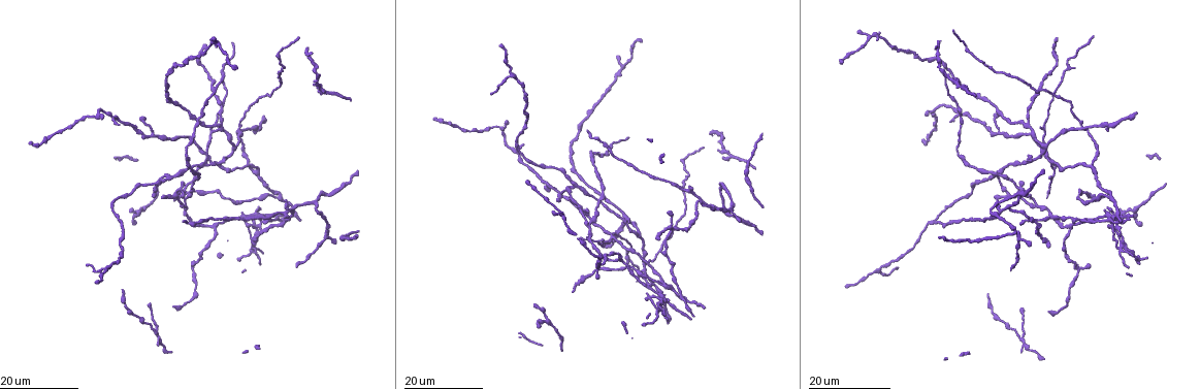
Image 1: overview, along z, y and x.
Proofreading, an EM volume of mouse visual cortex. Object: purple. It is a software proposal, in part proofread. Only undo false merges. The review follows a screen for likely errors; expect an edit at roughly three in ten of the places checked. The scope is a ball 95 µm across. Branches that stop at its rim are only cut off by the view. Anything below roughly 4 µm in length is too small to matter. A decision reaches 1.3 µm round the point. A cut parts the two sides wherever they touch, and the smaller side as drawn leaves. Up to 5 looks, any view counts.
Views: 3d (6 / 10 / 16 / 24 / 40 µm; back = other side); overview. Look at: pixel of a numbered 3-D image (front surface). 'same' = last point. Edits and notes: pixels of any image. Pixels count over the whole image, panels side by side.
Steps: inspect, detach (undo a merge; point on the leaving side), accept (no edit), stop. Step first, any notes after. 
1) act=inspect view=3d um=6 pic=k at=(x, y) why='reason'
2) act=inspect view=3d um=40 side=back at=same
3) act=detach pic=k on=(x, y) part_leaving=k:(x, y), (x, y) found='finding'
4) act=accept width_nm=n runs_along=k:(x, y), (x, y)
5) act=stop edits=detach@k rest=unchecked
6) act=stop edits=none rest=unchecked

act=inspect view=3d um=16 pic=1 at=(1047, 156) why='looks like a crossing'

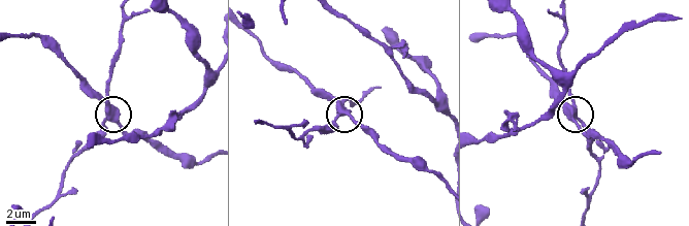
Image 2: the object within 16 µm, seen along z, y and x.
act=inspect view=3d um=10 pic=2 at=(338, 111)

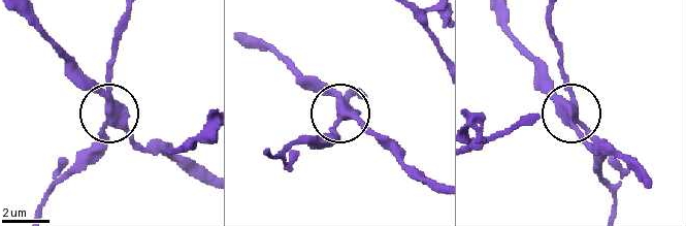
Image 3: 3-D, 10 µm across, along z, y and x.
act=detach pic=3 on=(103, 139) arms=4 found='two neurons meet here'

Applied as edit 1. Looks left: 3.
act=inspect view=overview why='see it whole again'

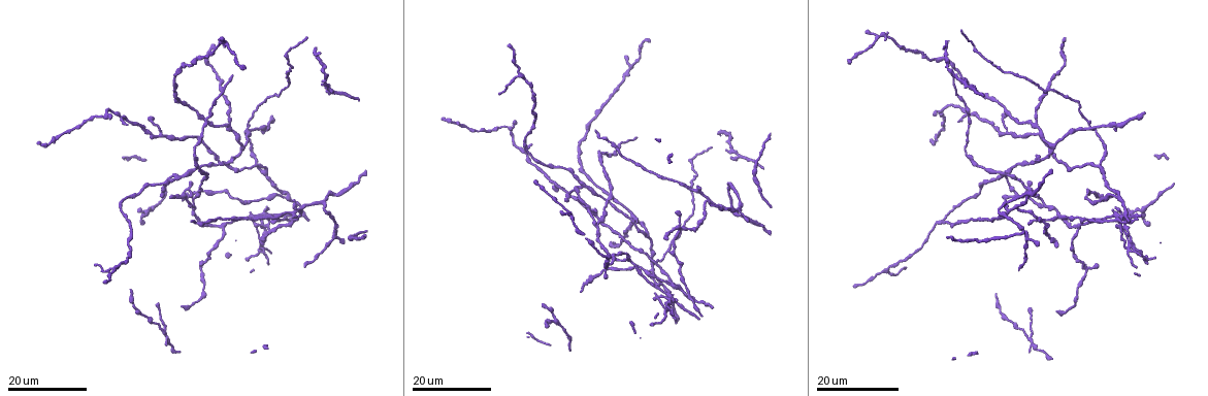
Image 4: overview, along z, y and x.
act=inspect view=3d um=16 pic=4 at=(553, 320) why='three arms meet'

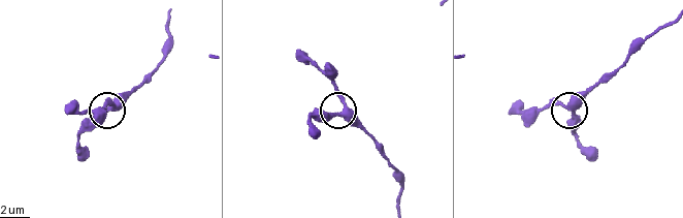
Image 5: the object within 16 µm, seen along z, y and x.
act=inspect view=3d um=6 pic=5 at=(344, 115) why='closer look'

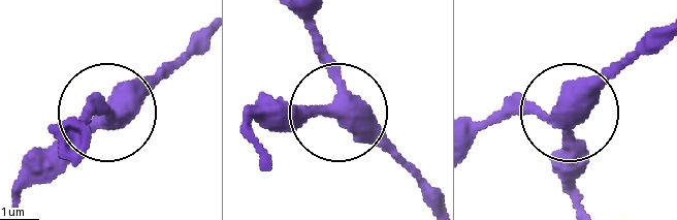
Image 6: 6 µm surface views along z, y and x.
act=accept width_nm=370 found='one neuron here'

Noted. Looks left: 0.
act=stop edits=detach@3 rest=unchecked

